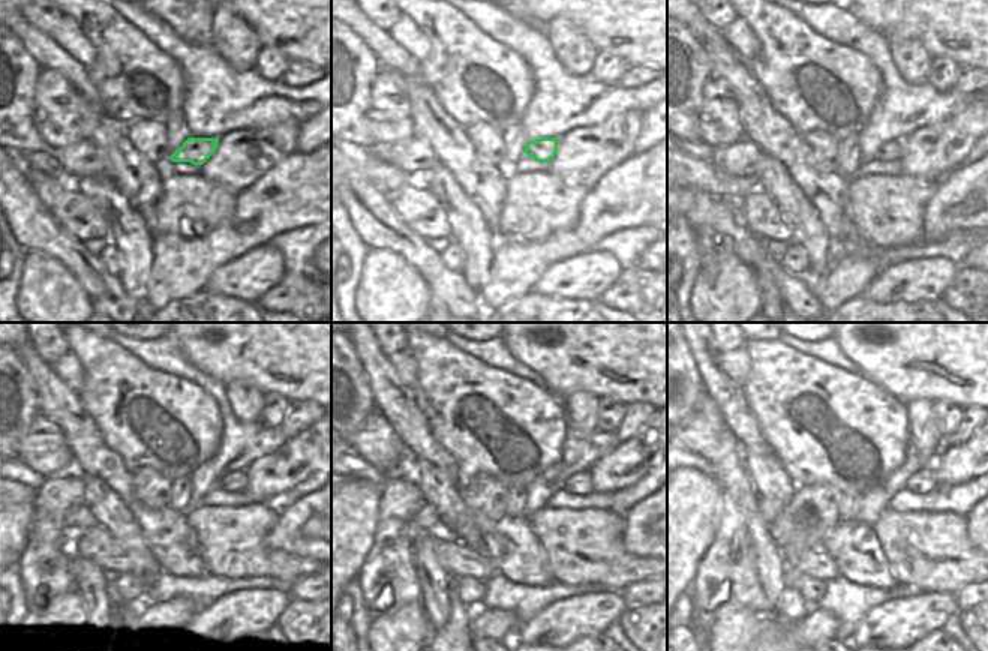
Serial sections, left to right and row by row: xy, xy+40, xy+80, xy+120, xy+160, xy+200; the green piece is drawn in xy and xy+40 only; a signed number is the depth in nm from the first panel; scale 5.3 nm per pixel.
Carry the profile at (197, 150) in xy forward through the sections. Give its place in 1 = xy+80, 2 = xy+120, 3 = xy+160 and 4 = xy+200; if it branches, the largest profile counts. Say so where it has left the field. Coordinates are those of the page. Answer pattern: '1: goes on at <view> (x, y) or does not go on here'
1: goes on at xy+80 (891, 150)
2: goes on at xy+120 (237, 480)
3: goes on at xy+160 (579, 483)
4: goes on at xy+200 (924, 480)

